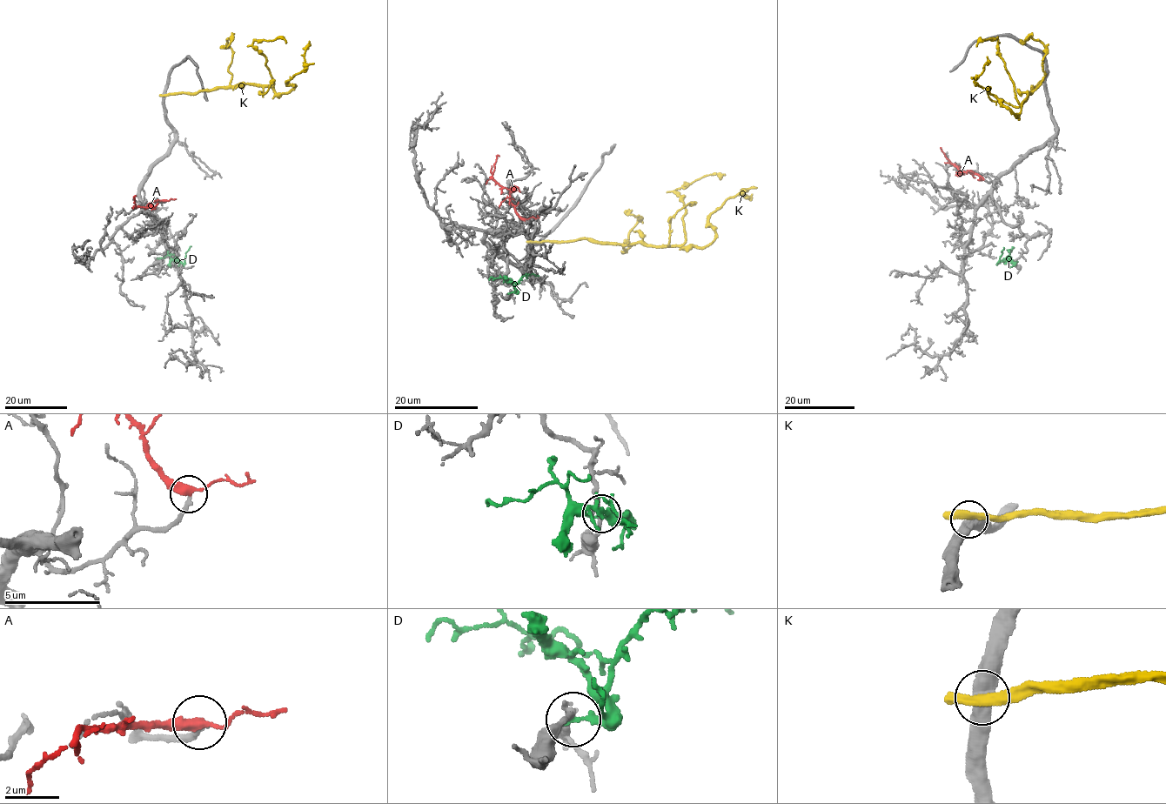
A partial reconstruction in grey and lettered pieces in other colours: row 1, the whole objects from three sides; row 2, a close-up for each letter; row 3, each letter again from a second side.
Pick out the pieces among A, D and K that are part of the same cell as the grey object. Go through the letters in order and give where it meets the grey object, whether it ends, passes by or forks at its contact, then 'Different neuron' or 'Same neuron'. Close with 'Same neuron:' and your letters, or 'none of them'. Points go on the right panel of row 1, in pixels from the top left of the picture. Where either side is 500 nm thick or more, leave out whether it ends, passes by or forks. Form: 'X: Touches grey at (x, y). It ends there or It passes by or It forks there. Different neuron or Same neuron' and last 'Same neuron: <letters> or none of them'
A: Touches grey at (983, 179). It passes by. Same neuron
D: Touches grey at (1015, 262). It ends there. Different neuron
K: Touches grey at (1043, 81). Different neuron
Same neuron: A

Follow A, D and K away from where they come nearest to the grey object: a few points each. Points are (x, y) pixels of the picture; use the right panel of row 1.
A: (983, 179), (971, 170), (959, 171), (941, 149)
D: (1016, 262), (999, 263), (1004, 248)
K: (1042, 80), (1032, 86), (1015, 117), (975, 82), (987, 56)

